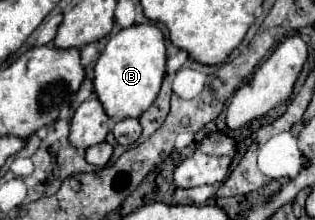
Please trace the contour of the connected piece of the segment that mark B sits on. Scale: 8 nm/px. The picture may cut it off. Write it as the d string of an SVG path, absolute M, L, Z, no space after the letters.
M153 23L131 25L107 41L95 65L93 89L111 121L137 119L155 101L165 77L165 59L163 33Z

